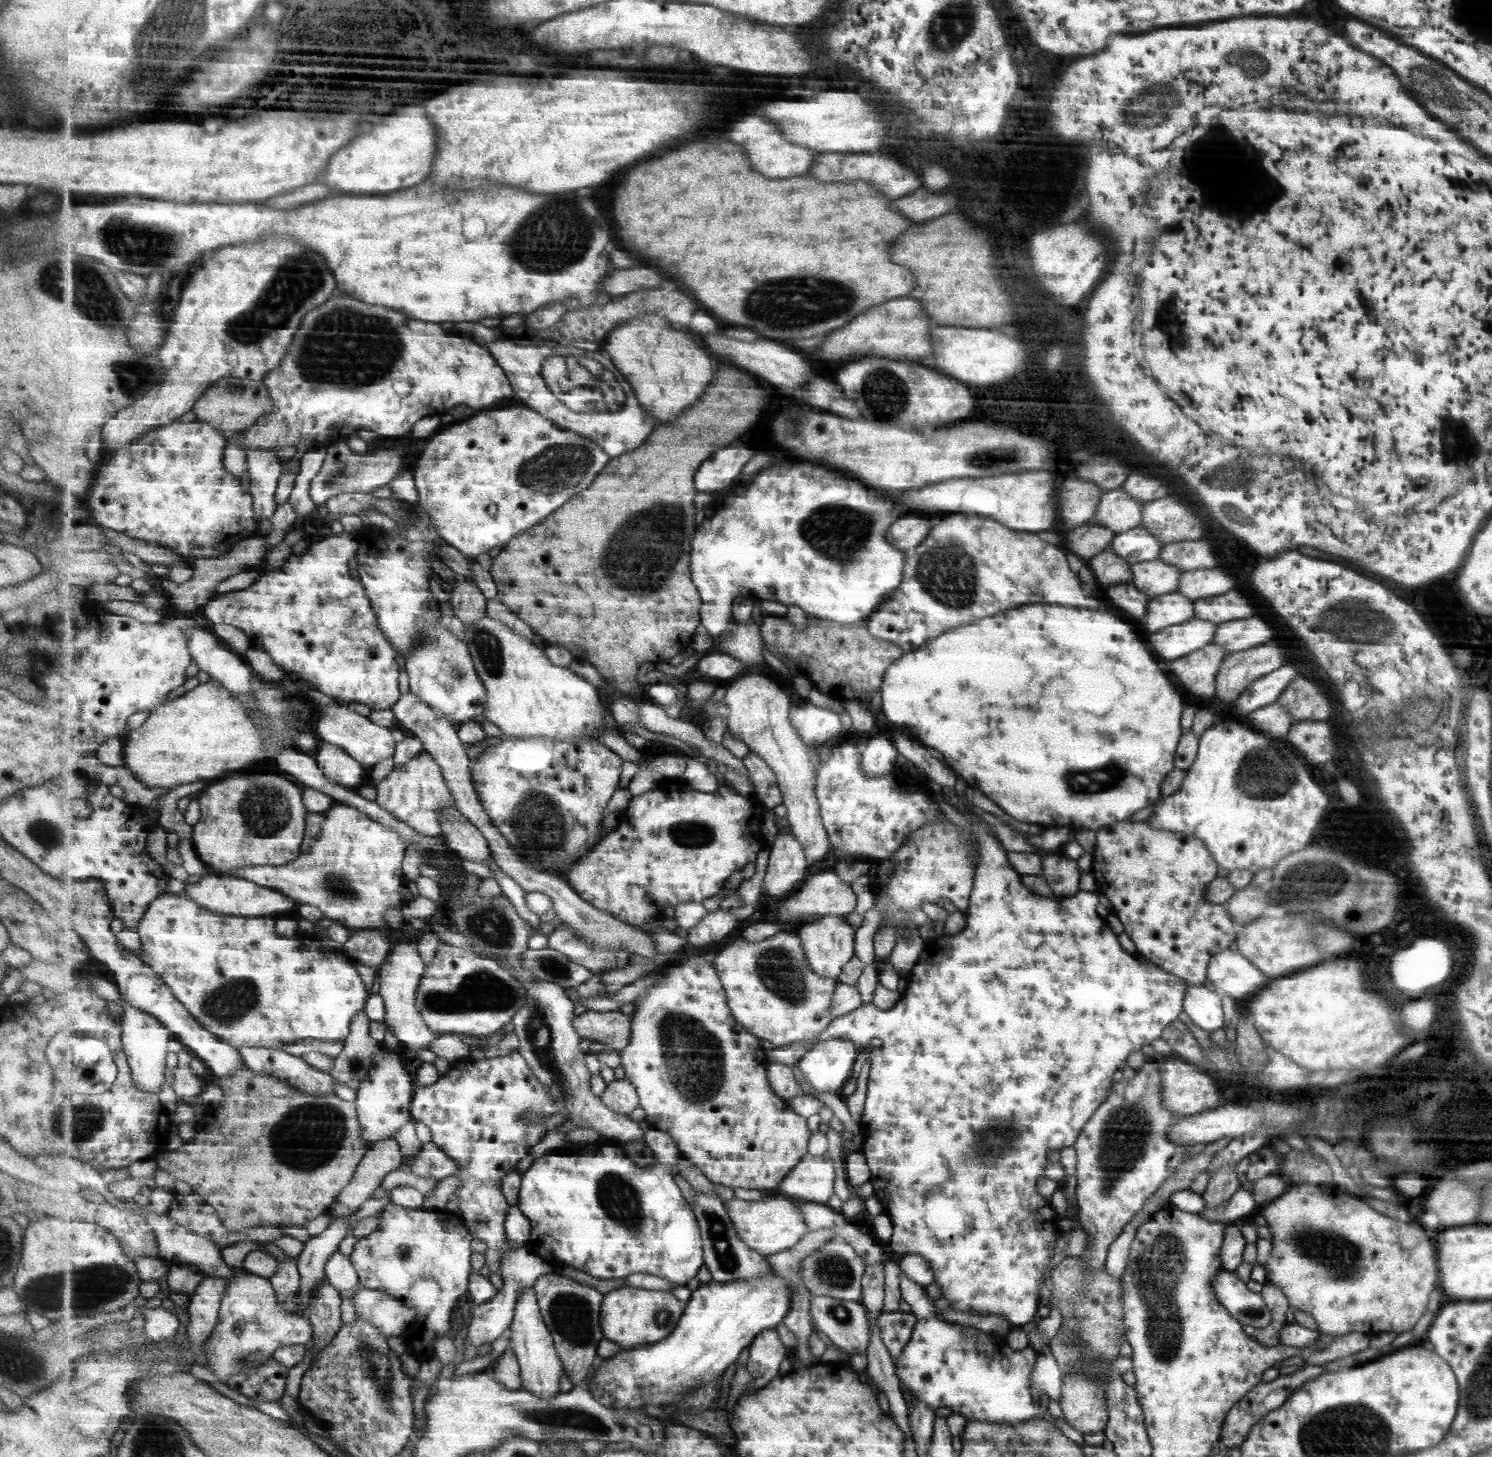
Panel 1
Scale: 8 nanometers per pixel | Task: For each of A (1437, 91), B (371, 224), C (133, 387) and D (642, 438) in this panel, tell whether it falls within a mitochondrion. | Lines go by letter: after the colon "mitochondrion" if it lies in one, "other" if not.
A: mitochondrion
B: other
C: mitochondrion
D: other

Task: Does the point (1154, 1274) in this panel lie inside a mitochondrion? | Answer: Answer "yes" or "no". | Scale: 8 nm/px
yes

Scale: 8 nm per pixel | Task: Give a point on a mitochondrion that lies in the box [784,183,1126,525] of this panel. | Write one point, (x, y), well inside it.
(991, 463)

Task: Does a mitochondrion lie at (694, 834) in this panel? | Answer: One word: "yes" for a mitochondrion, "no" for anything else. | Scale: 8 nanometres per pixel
yes

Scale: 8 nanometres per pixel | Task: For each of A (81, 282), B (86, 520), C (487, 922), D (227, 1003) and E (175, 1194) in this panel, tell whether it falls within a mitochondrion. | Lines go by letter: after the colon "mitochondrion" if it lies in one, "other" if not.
A: mitochondrion
B: other
C: mitochondrion
D: mitochondrion
E: other

